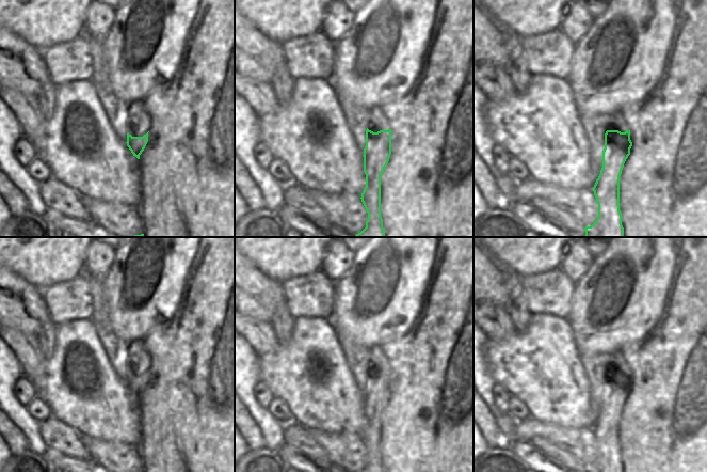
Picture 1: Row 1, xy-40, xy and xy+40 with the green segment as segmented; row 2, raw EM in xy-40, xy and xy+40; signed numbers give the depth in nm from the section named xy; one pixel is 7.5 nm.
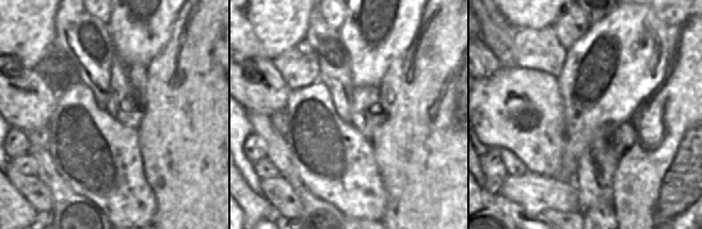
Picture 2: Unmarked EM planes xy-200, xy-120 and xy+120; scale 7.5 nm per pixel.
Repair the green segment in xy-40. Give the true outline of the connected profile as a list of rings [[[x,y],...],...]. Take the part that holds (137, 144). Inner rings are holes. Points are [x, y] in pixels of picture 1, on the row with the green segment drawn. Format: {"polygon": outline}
{"polygon": [[[134,100],[127,105],[127,146],[138,159],[148,142],[150,116],[144,100]]]}

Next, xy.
{"polygon": [[[381,107],[370,109],[364,148],[366,187],[361,202],[368,213],[366,227],[355,237],[385,237],[381,217],[381,176],[391,155],[391,129]]]}

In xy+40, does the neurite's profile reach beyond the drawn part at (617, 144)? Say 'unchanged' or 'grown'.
grown

